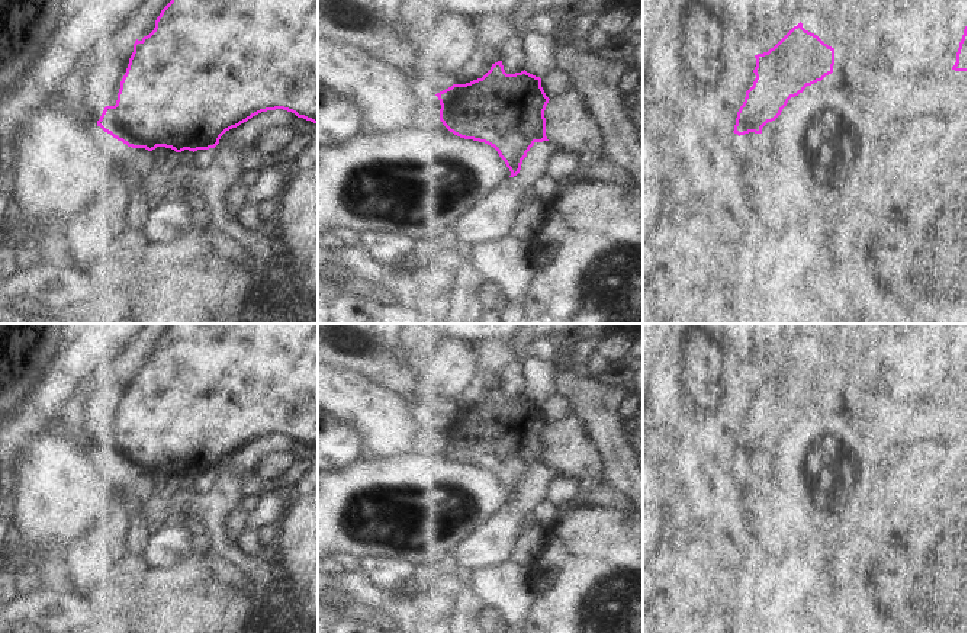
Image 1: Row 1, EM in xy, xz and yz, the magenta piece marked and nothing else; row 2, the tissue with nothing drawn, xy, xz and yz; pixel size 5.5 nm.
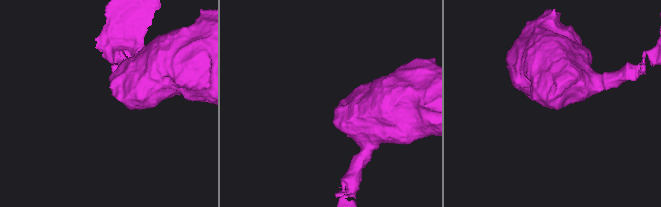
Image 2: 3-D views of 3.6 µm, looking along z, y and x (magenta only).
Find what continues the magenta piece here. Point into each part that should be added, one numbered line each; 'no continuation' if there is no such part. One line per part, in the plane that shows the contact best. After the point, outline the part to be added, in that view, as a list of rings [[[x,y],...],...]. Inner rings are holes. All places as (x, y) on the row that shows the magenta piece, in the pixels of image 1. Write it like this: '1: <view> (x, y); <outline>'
no continuation

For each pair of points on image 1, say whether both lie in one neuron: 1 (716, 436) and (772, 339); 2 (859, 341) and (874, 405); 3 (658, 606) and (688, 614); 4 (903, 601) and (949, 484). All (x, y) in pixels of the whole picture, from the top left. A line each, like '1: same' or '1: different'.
1: different
2: different
3: same
4: different

